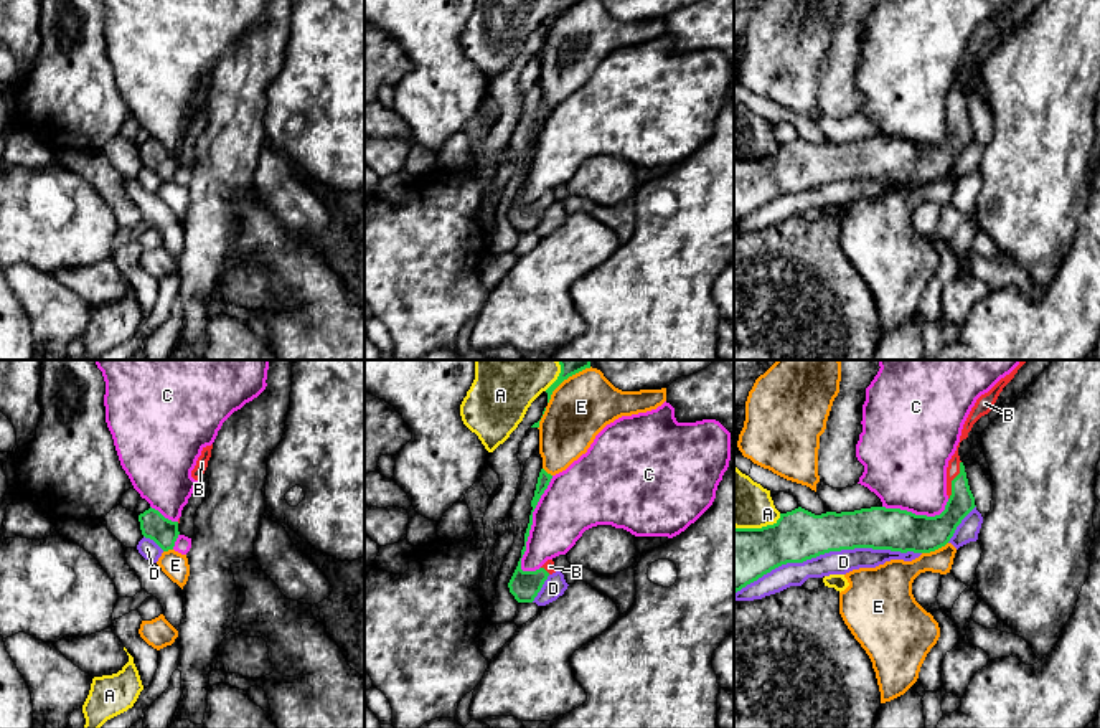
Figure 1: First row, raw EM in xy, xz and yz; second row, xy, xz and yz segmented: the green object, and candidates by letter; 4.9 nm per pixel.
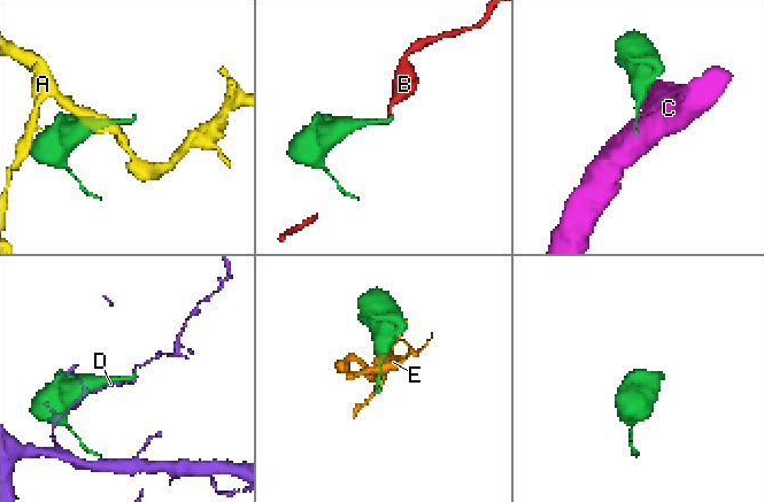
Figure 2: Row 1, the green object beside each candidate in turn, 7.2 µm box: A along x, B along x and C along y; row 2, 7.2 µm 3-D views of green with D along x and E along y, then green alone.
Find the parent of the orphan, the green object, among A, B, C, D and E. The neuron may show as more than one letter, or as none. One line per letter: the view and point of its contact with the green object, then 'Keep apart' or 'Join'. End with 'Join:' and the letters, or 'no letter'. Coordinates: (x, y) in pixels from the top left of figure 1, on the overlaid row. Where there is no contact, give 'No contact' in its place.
A: Touches green at yz (757, 529). Keep apart
B: Touches green at yz (952, 481). Join
C: Touches green at xz (531, 524). Keep apart
D: Touches green at yz (827, 552). Keep apart
E: Touches green at yz (934, 550). Keep apart
Join: B

